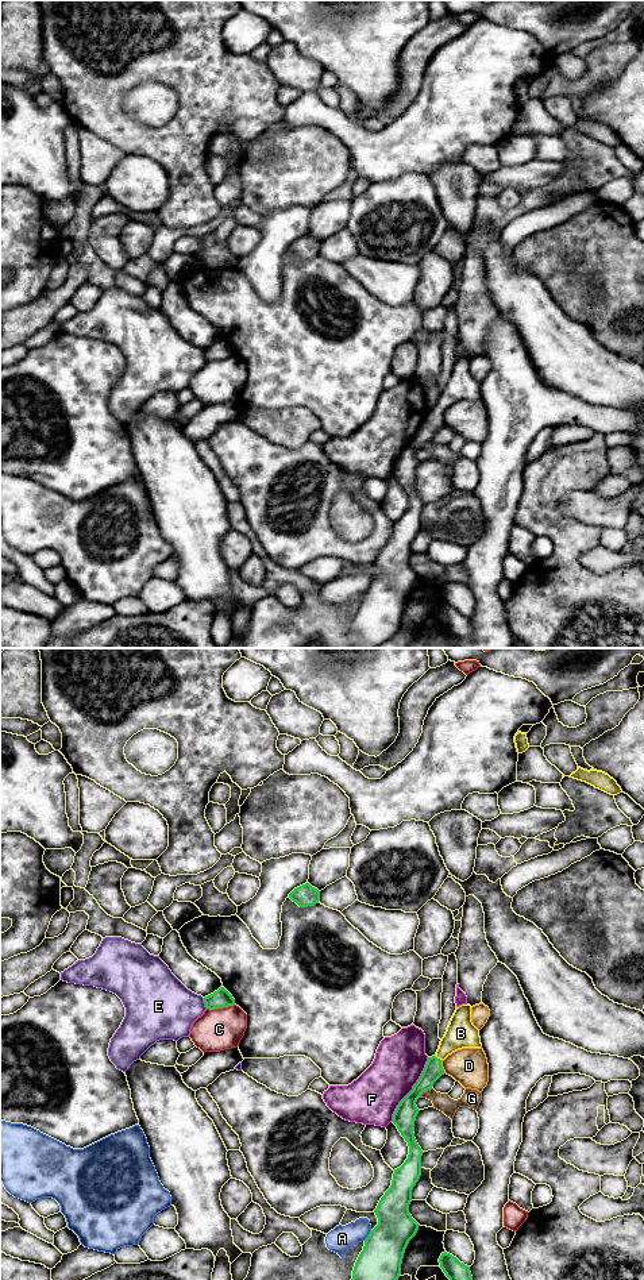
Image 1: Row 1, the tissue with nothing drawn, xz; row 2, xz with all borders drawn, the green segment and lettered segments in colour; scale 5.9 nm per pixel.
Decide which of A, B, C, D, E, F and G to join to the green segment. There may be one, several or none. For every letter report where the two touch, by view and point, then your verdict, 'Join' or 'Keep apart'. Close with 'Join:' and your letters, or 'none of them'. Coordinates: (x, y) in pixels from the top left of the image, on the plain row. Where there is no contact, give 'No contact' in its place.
A: Touches green at xz (369, 588). Keep apart
B: Touches green at xz (436, 409). Join
C: Touches green at xz (220, 359). Keep apart
D: Touches green at xz (442, 419). Keep apart
E: Touches green at xz (204, 354). Keep apart
F: Touches green at xz (412, 442). Keep apart
G: Touches green at xz (424, 443). Keep apart
Join: B

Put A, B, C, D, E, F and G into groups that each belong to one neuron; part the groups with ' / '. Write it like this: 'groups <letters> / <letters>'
groups A / B / C / D / E / F / G

